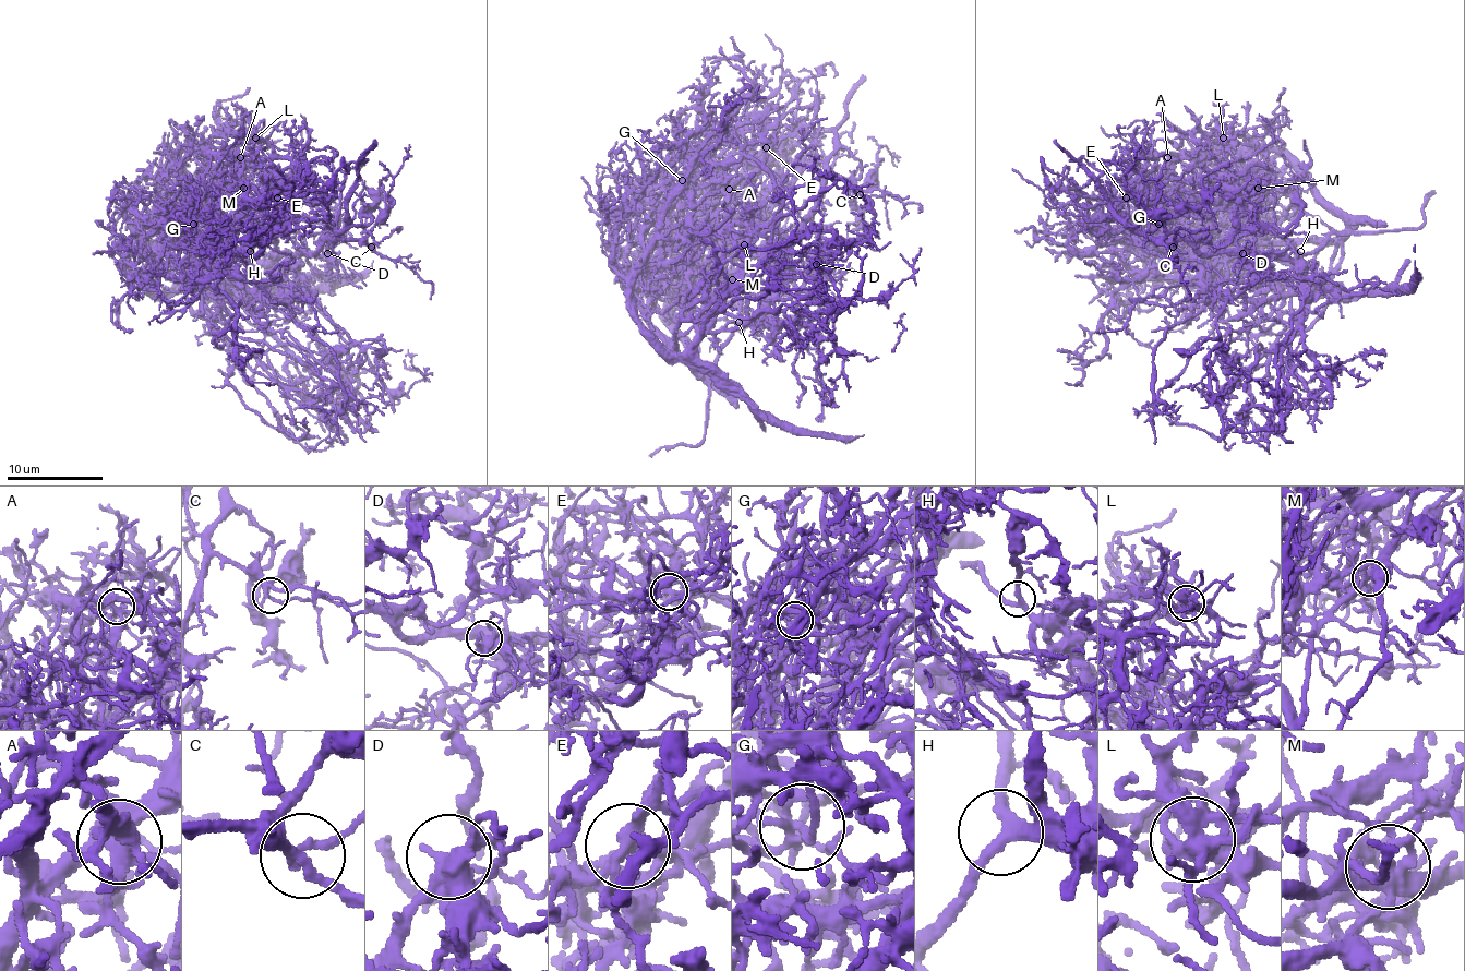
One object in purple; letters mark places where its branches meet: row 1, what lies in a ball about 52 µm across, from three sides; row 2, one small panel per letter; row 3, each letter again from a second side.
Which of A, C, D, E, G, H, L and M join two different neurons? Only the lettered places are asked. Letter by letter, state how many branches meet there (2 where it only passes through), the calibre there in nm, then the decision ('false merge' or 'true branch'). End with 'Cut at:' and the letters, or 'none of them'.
A: branches 7; calibre 380 nm; true branch
C: branches 3; calibre 190 nm; true branch
D: branches 6; calibre 400 nm; true branch
E: branches 5; calibre 280 nm; false merge
G: branches 3; calibre 190 nm; false merge
H: branches 3; calibre 280 nm; true branch
L: branches 8; calibre 400 nm; true branch
M: branches 5; calibre 320 nm; false merge
Cut at: E, G, M

